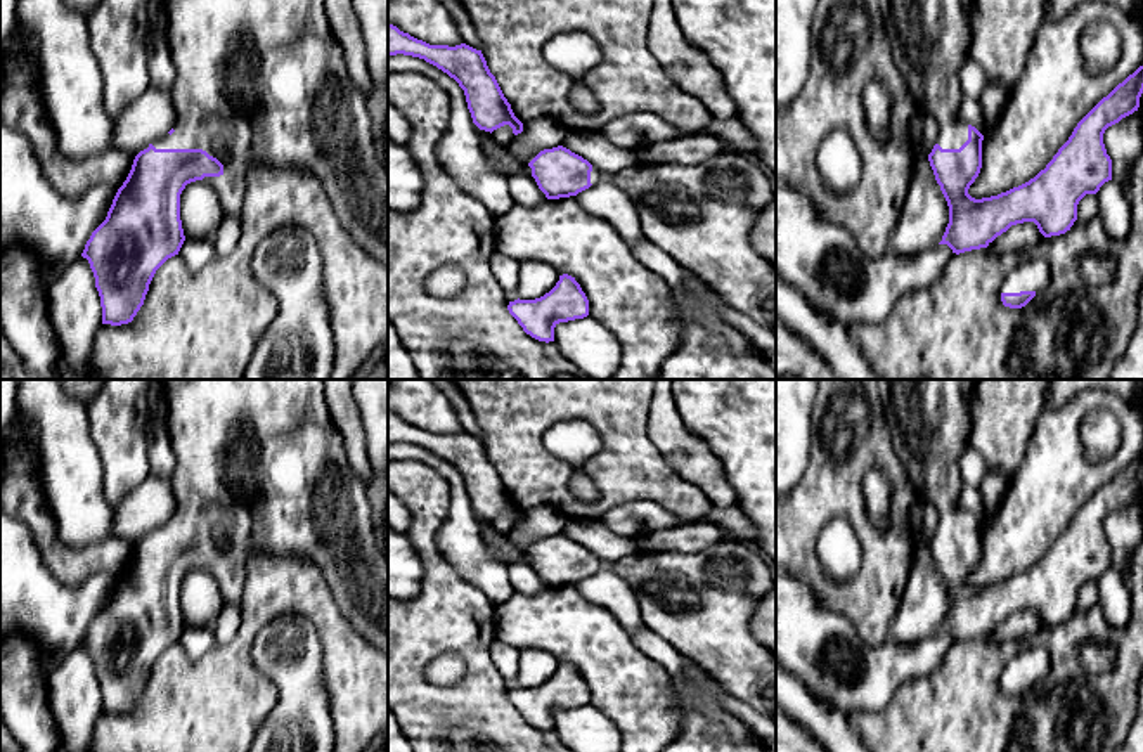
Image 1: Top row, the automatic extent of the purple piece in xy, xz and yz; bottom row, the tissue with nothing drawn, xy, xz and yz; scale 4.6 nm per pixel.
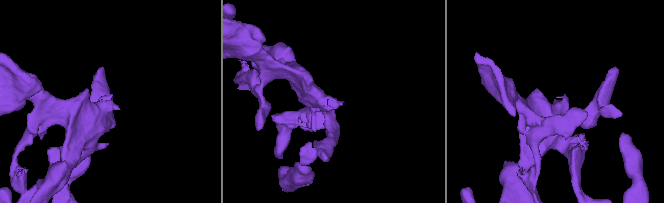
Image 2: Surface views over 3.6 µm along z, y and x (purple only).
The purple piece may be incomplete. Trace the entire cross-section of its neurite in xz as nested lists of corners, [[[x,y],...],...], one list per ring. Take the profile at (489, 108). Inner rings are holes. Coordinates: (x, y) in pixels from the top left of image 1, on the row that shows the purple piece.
[[[388,23],[388,55],[397,54],[424,59],[454,78],[464,90],[473,123],[480,130],[492,133],[509,125],[514,135],[523,132],[523,123],[514,116],[481,50],[466,43],[429,45]]]

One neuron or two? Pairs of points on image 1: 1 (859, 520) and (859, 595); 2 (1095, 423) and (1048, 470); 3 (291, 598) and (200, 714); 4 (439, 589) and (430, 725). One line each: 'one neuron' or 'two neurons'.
1: one neuron
2: two neurons
3: one neuron
4: one neuron

